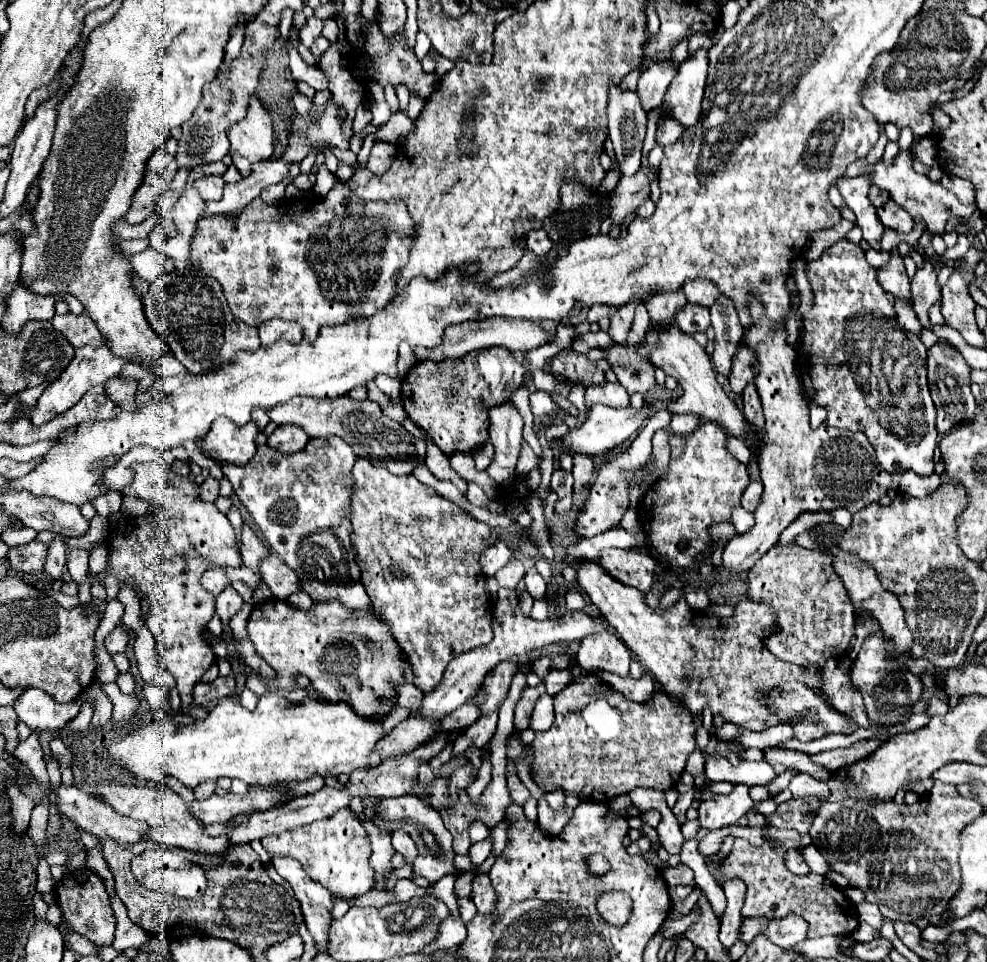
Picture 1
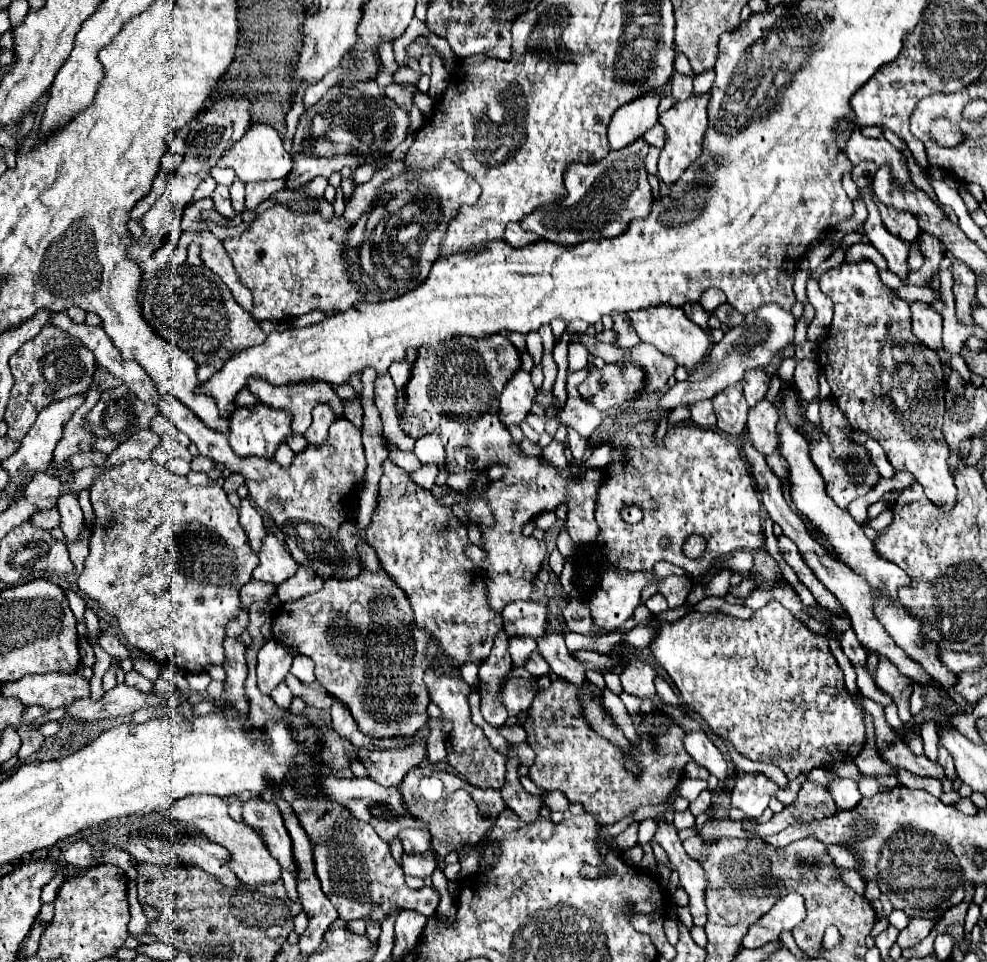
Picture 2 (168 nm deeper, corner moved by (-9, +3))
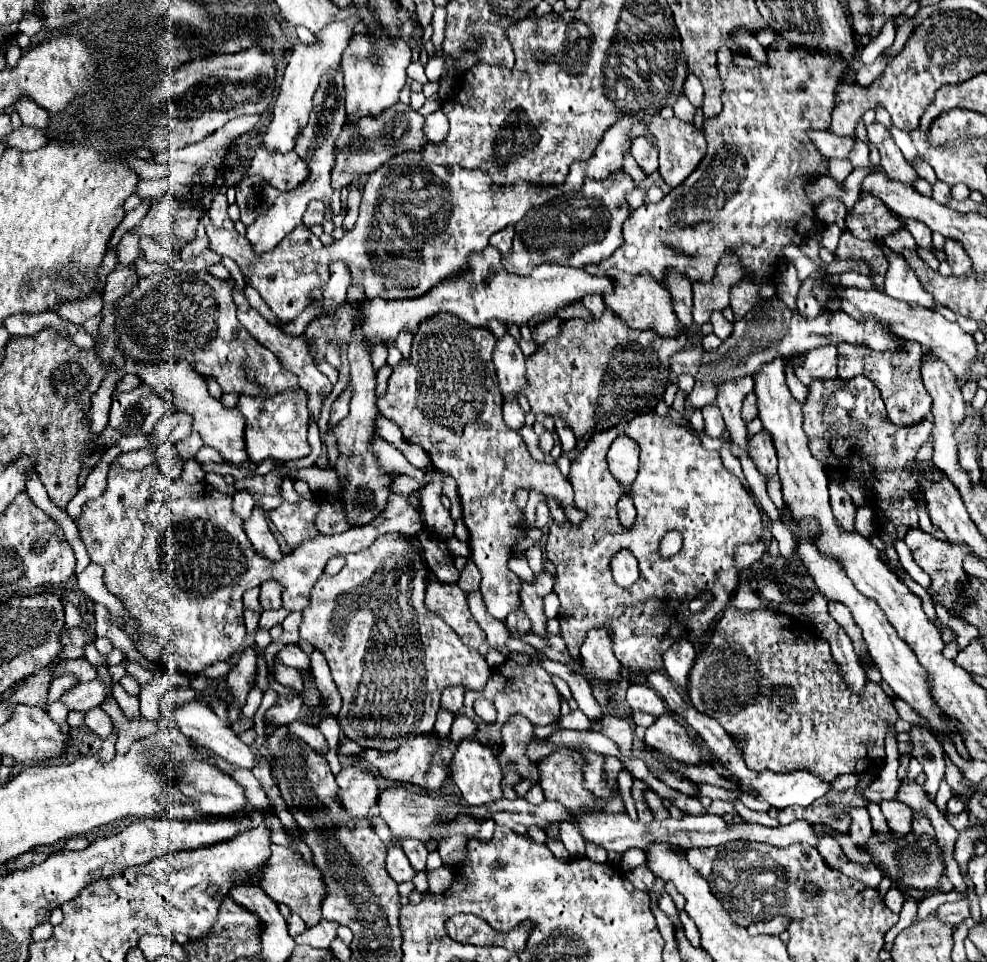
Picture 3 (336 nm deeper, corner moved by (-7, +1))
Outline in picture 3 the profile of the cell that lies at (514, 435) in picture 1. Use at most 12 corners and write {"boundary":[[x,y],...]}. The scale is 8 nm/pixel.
{"boundary":[[510,333],[492,359],[502,395],[526,387],[526,359]]}

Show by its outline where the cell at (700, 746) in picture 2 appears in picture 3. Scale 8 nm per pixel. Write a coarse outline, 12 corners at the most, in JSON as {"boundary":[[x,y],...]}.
{"boundary":[[670,715],[646,729],[648,747],[700,765],[704,745]]}

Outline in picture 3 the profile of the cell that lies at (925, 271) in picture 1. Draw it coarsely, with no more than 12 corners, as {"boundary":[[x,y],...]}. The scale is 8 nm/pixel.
{"boundary":[[906,221],[916,245],[930,249],[932,231],[922,221]]}

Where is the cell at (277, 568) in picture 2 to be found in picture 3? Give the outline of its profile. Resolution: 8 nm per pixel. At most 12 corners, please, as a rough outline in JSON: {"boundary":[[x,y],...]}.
{"boundary":[[254,507],[244,531],[260,555],[282,559],[266,513]]}

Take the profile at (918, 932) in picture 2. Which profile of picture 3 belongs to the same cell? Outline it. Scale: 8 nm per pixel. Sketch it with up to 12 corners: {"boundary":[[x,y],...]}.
{"boundary":[[944,903],[936,915],[950,925],[970,917],[970,903]]}

